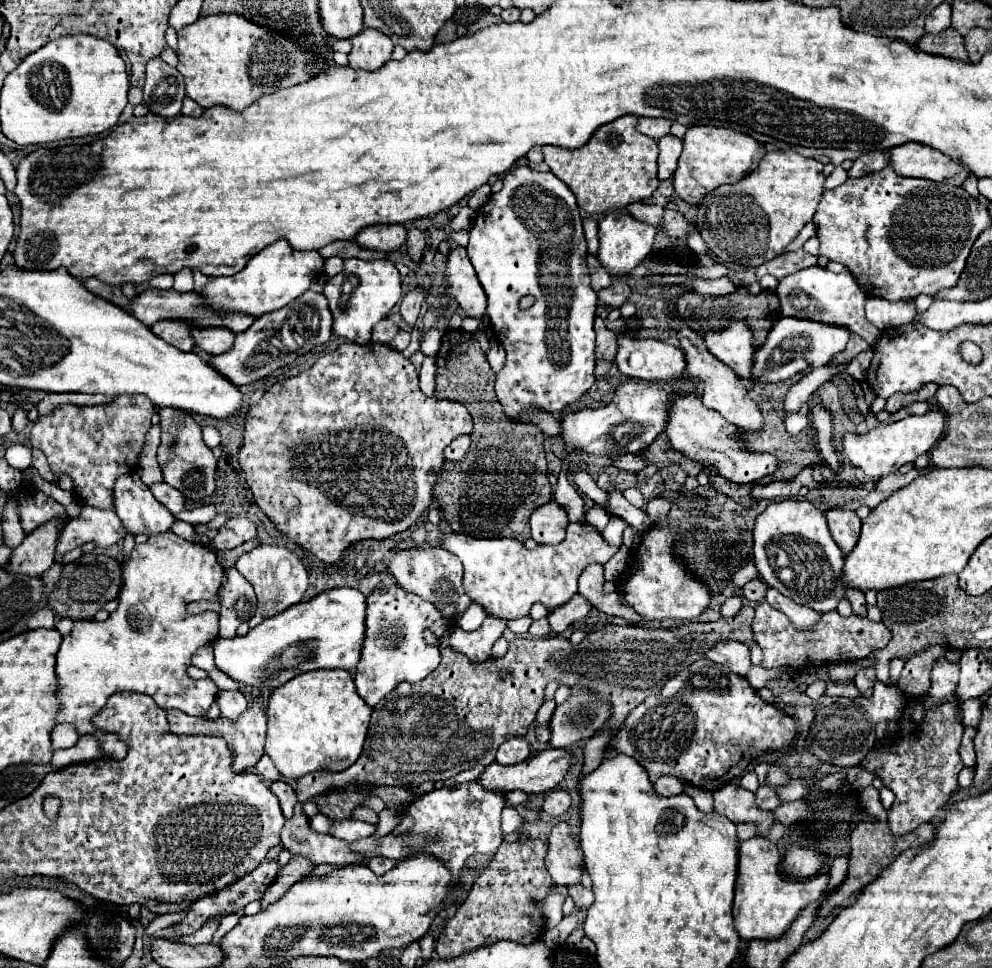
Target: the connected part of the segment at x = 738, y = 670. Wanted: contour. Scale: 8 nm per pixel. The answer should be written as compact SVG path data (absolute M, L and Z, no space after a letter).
M740 642L718 644L718 646L714 646L712 650L706 652L706 658L710 658L712 662L728 666L738 676L746 676L748 670L752 668L750 650L748 650L748 646L744 646Z

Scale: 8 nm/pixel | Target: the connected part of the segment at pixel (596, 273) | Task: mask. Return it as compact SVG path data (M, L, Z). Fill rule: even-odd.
M588 256L588 268L590 268L590 276L592 276L592 290L598 292L600 288L606 288L608 284L612 284L612 276L604 270L604 266L598 262L596 256Z

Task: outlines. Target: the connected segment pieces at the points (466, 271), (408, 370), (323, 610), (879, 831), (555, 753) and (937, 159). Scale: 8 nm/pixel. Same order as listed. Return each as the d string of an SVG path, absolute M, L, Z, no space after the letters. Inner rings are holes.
M458 246L448 254L444 276L446 276L444 296L450 296L456 304L460 304L466 316L482 320L486 316L488 298L484 296L484 290L476 278L466 248Z
M348 342L348 344L338 346L334 352L318 358L316 364L312 368L308 368L306 372L274 384L256 406L250 406L250 410L246 414L246 426L244 426L244 446L240 448L240 468L246 474L246 482L254 494L254 502L276 524L276 528L280 532L284 532L292 542L300 544L304 550L316 554L316 558L320 558L324 564L334 564L340 560L342 550L348 548L350 544L364 540L364 538L376 538L376 540L390 538L390 536L410 528L414 522L418 522L418 518L422 518L428 512L430 502L434 500L432 488L436 486L436 480L440 478L440 470L444 466L444 448L456 436L470 434L470 432L472 432L470 412L458 402L442 400L436 396L430 396L430 398L424 396L418 388L418 372L414 368L414 364L408 358L404 358L400 352L396 352L388 344L372 342L366 346L358 346L358 344ZM338 436L348 436L348 442L340 446L336 442Z
M348 586L330 588L316 594L308 602L294 604L286 608L280 616L264 620L260 626L250 628L246 636L236 636L230 640L218 638L214 644L216 668L226 672L230 678L244 682L254 688L278 688L290 678L310 672L310 670L354 670L360 662L360 648L364 644L364 616L366 616L366 596ZM300 642L300 654L292 664L282 662L284 648Z
M868 786L868 788L862 788L860 790L860 806L876 818L876 822L860 822L852 832L850 832L850 842L852 842L852 852L850 852L850 868L848 868L848 876L844 878L844 882L840 886L836 886L832 892L826 894L826 898L822 900L820 908L818 908L818 914L816 914L816 920L814 924L820 924L834 908L838 906L844 906L848 904L850 900L856 900L856 896L872 882L880 876L880 872L884 868L888 868L896 856L908 848L914 848L914 846L922 846L926 842L930 842L932 838L936 838L936 826L934 824L920 824L914 832L906 834L906 836L894 836L890 834L888 830L888 824L886 824L886 810L882 806L882 800L880 800L880 794L876 788Z
M542 750L540 754L526 758L520 764L514 766L502 766L498 762L492 762L490 766L484 768L484 772L480 774L480 784L484 784L484 788L488 788L490 792L512 792L512 790L522 790L526 794L540 794L540 792L548 792L552 790L556 784L562 782L566 770L570 766L570 754L564 750Z
M906 142L888 150L888 164L898 176L926 178L954 186L960 186L970 176L942 152L918 142Z

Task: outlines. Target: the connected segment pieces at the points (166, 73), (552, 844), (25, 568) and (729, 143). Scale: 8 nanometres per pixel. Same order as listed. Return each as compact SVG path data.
M160 58L150 60L144 84L144 102L150 112L164 118L176 118L182 110L184 98L186 90L182 74Z
M558 822L552 826L552 832L546 838L546 870L552 880L560 886L580 884L584 868L584 852L578 840L572 836L572 828L568 822Z
M56 518L54 522L48 520L48 524L42 524L36 528L36 532L26 534L20 546L14 548L8 570L16 574L26 576L40 576L54 564L56 554L56 540L60 538L64 522Z
M690 126L684 136L684 150L678 160L678 168L672 176L672 182L684 202L700 204L700 200L720 184L734 184L742 180L758 166L760 158L762 148L748 134L720 126Z

